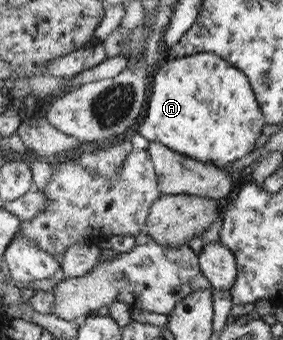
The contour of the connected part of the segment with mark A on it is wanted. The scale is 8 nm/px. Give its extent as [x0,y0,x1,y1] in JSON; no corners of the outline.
[138,52,264,168]

